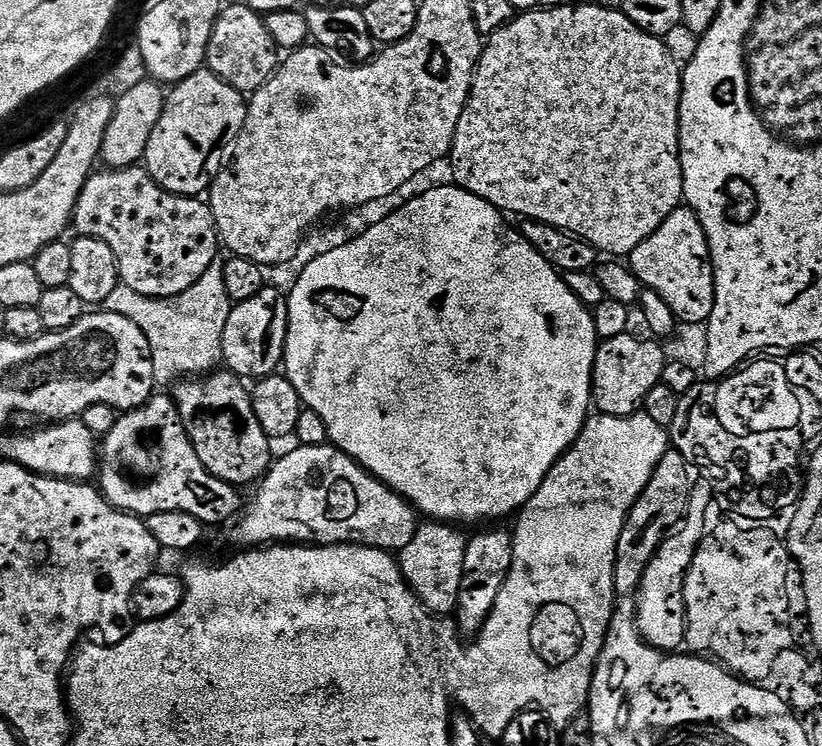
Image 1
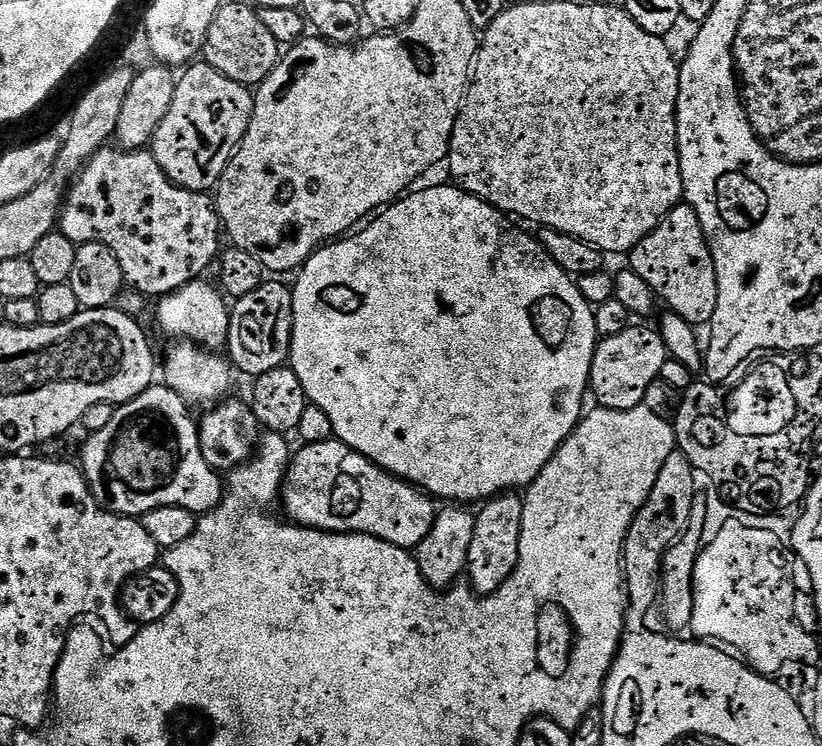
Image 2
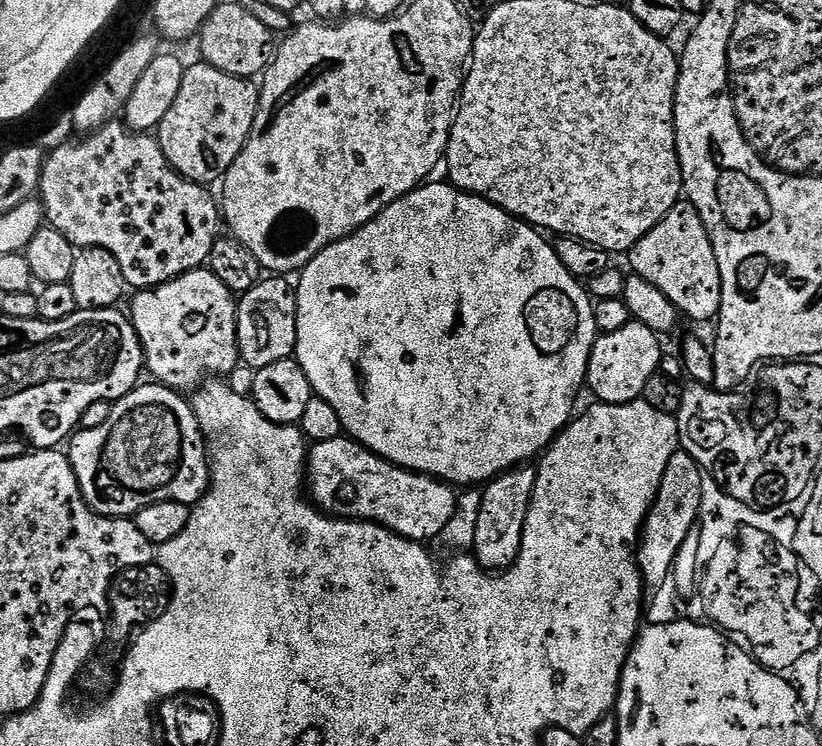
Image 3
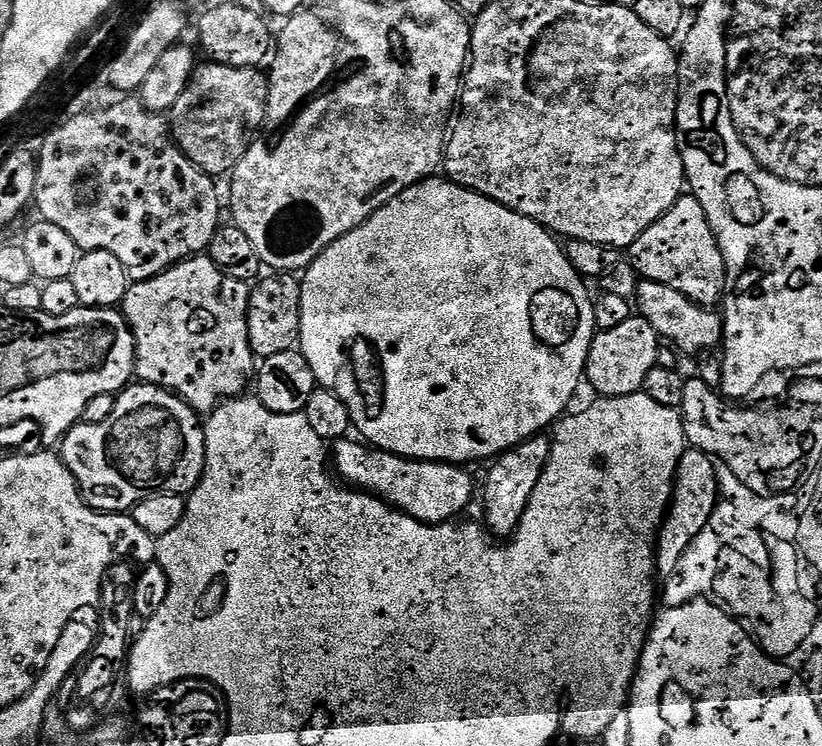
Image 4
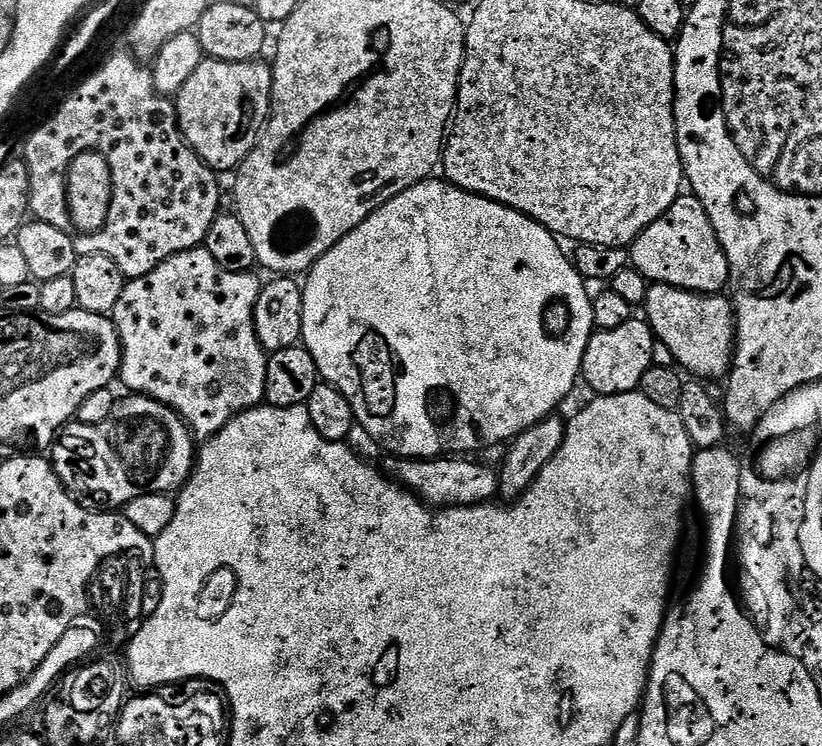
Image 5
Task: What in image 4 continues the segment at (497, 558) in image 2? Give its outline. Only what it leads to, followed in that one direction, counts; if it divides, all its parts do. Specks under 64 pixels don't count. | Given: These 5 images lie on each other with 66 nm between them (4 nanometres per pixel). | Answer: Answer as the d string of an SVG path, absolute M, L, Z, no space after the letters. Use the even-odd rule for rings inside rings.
M541 434L495 457L491 465L493 466L492 473L489 474L488 481L484 484L484 520L482 519L483 527L493 537L511 537L516 527L520 525L522 514L528 509L530 494L534 494L534 486L538 486L551 453L551 439Z

